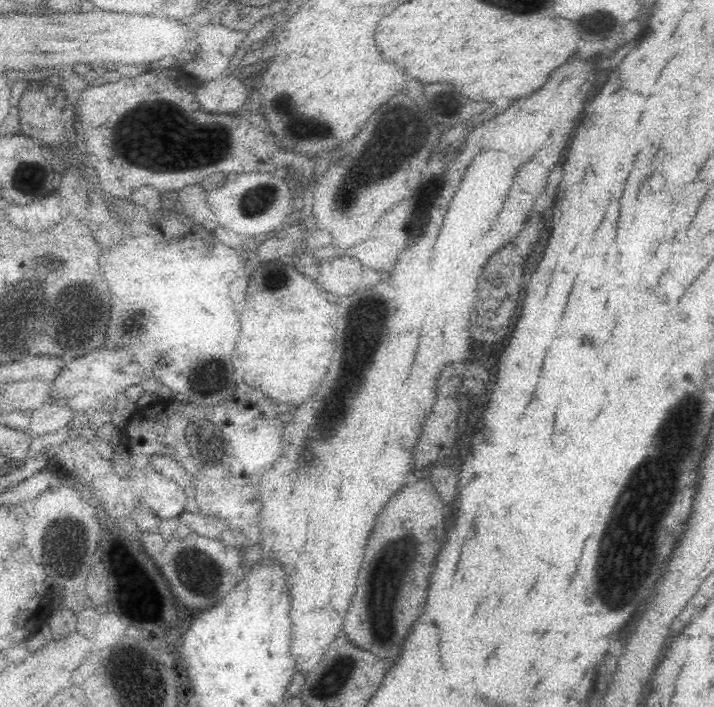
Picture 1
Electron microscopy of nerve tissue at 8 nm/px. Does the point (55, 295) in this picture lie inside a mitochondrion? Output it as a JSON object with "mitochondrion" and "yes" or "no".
{"mitochondrion":"yes"}

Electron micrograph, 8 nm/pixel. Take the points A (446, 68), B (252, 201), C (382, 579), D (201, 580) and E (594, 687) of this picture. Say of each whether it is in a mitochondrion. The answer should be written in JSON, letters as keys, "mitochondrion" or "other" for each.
{"A":"other","B":"mitochondrion","C":"mitochondrion","D":"mitochondrion","E":"other"}

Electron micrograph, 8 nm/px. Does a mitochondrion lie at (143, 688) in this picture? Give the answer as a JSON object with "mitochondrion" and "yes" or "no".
{"mitochondrion":"yes"}

